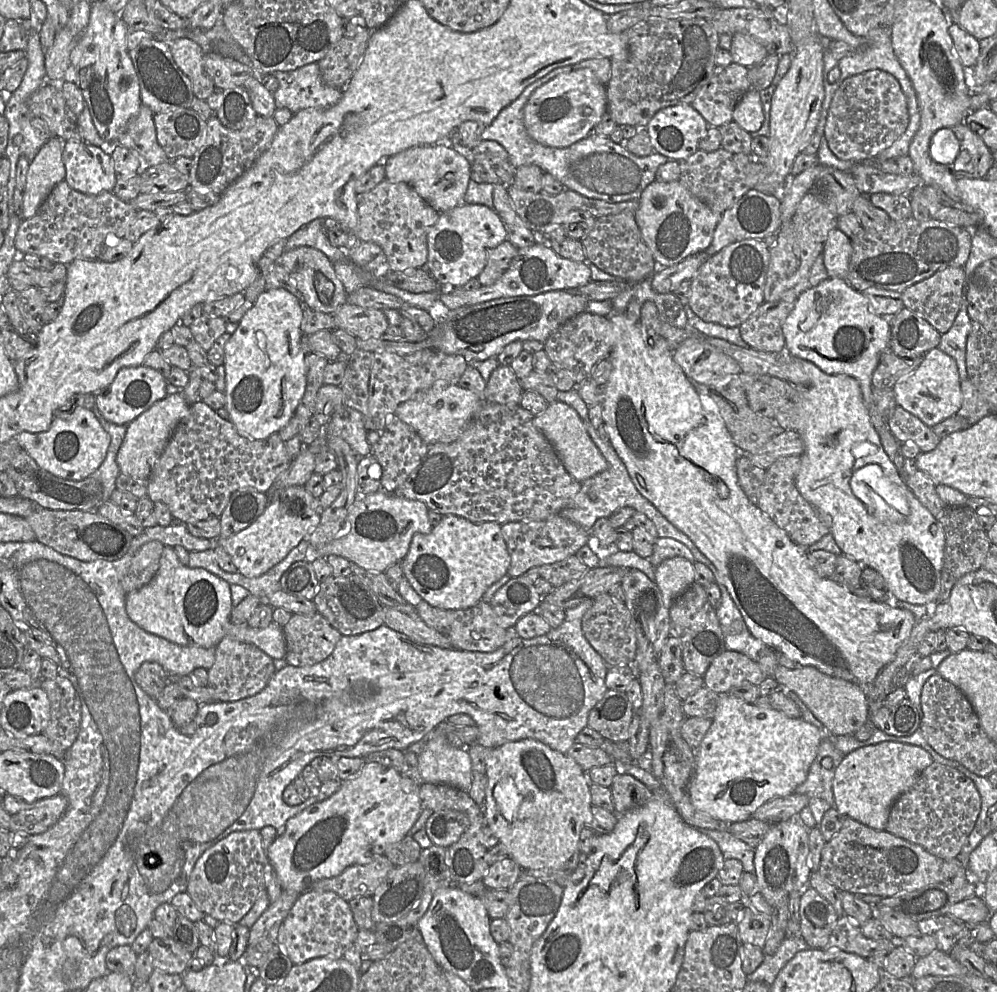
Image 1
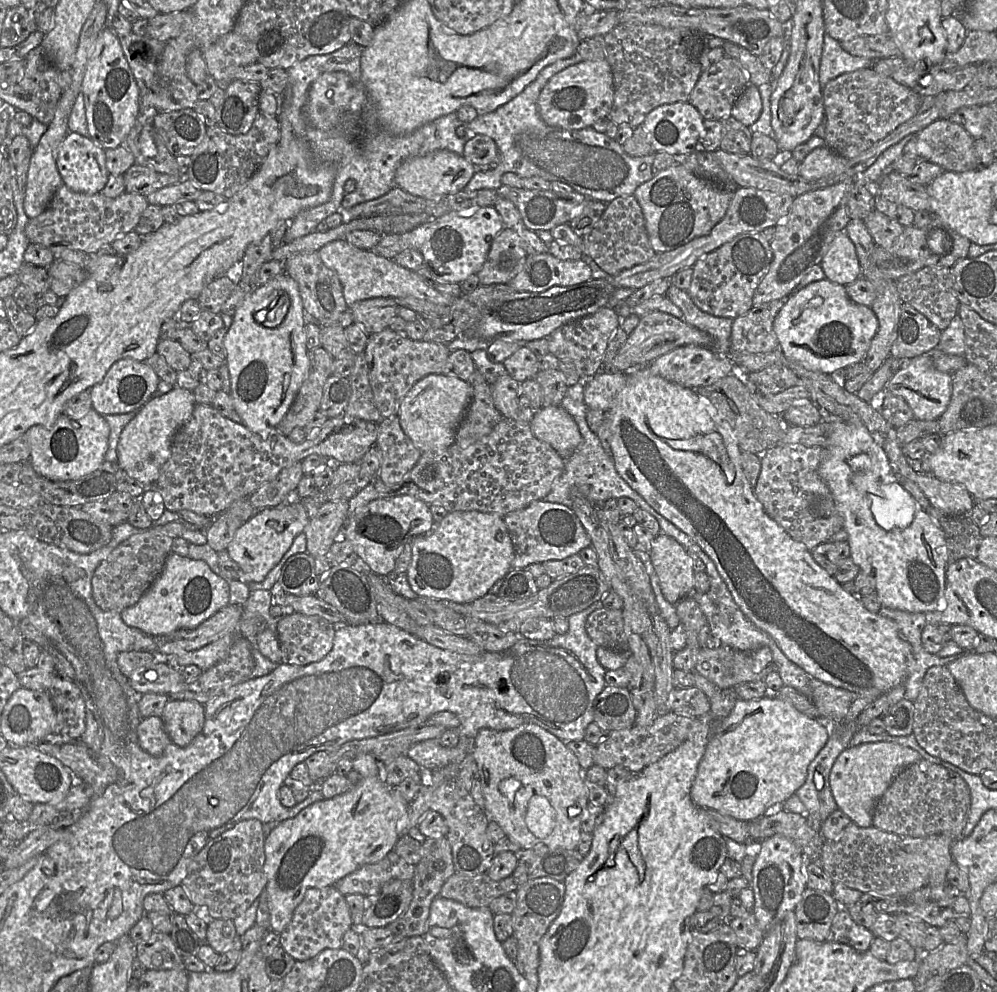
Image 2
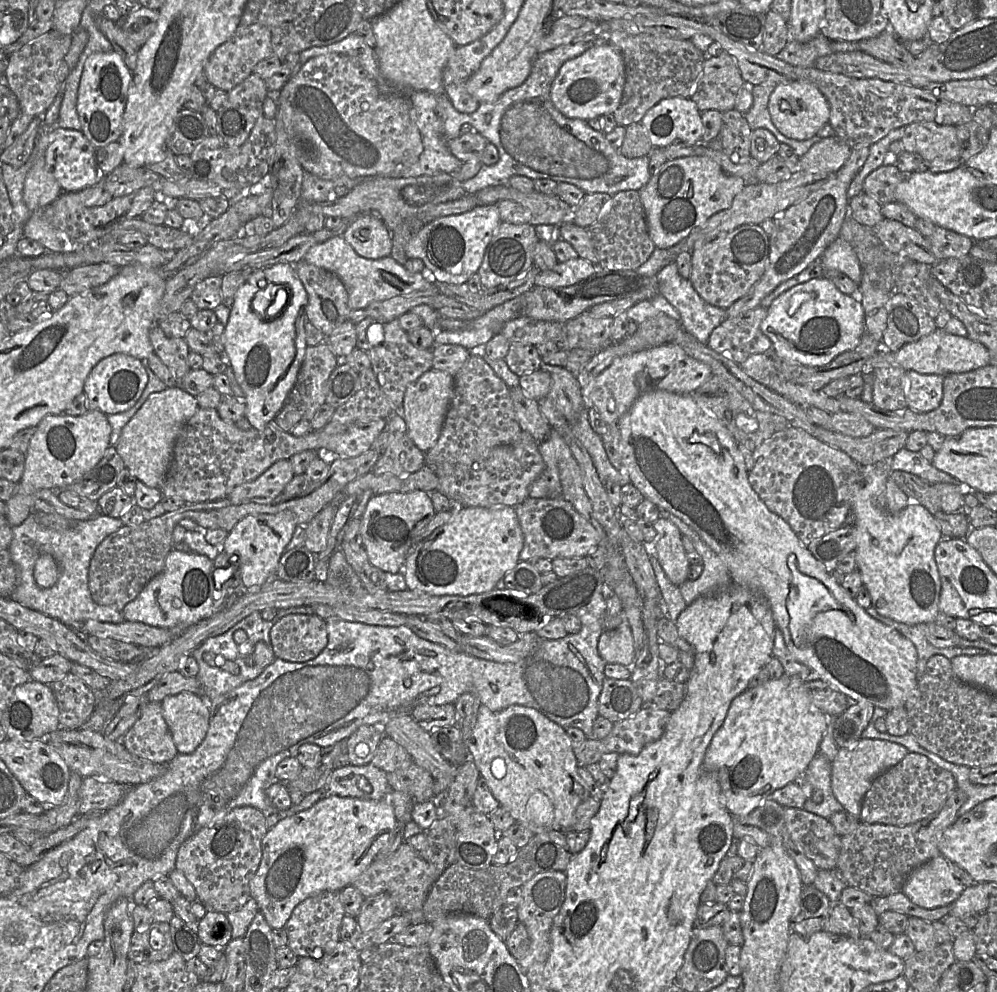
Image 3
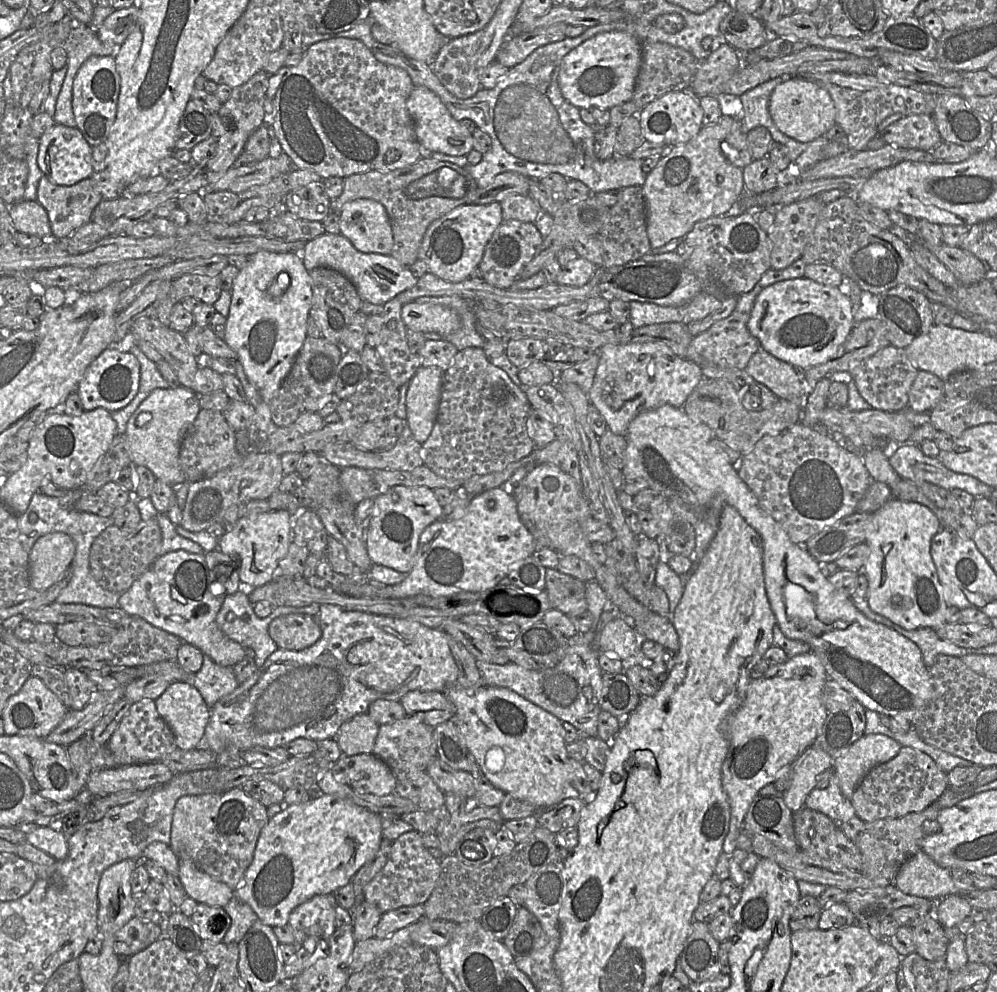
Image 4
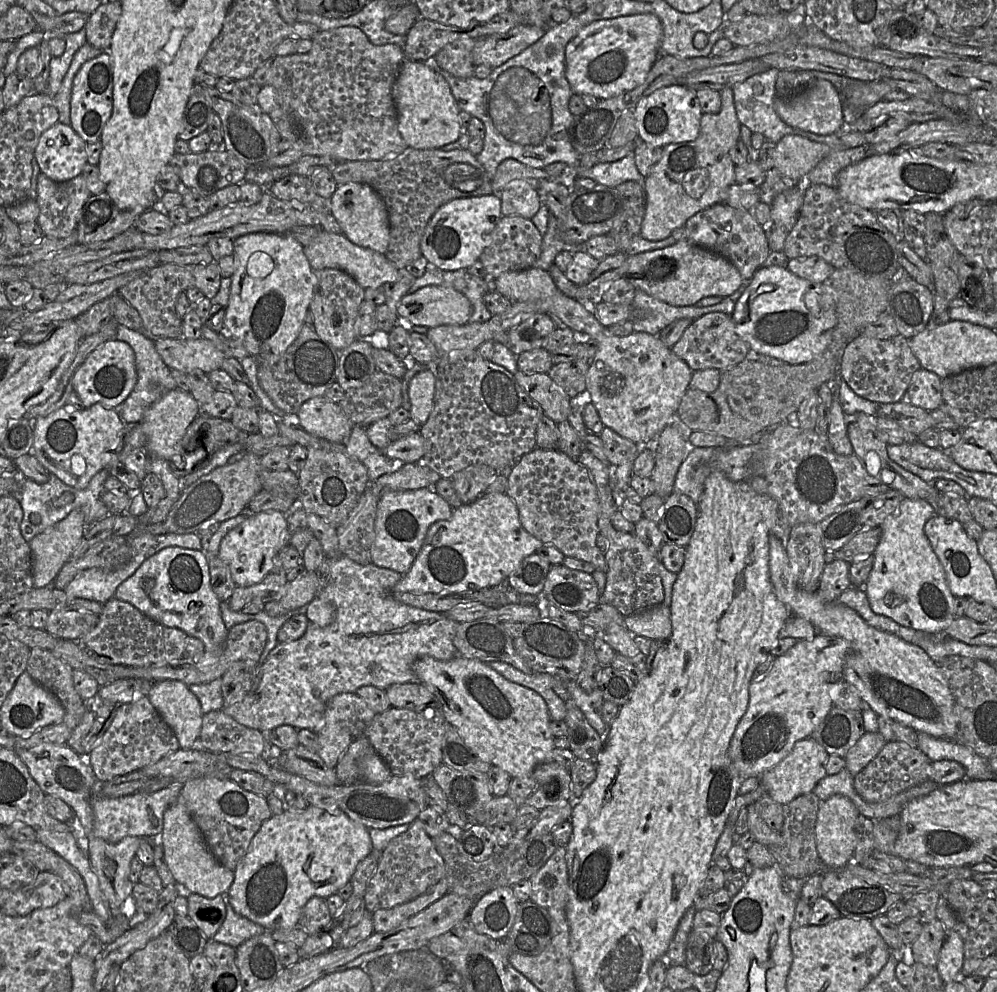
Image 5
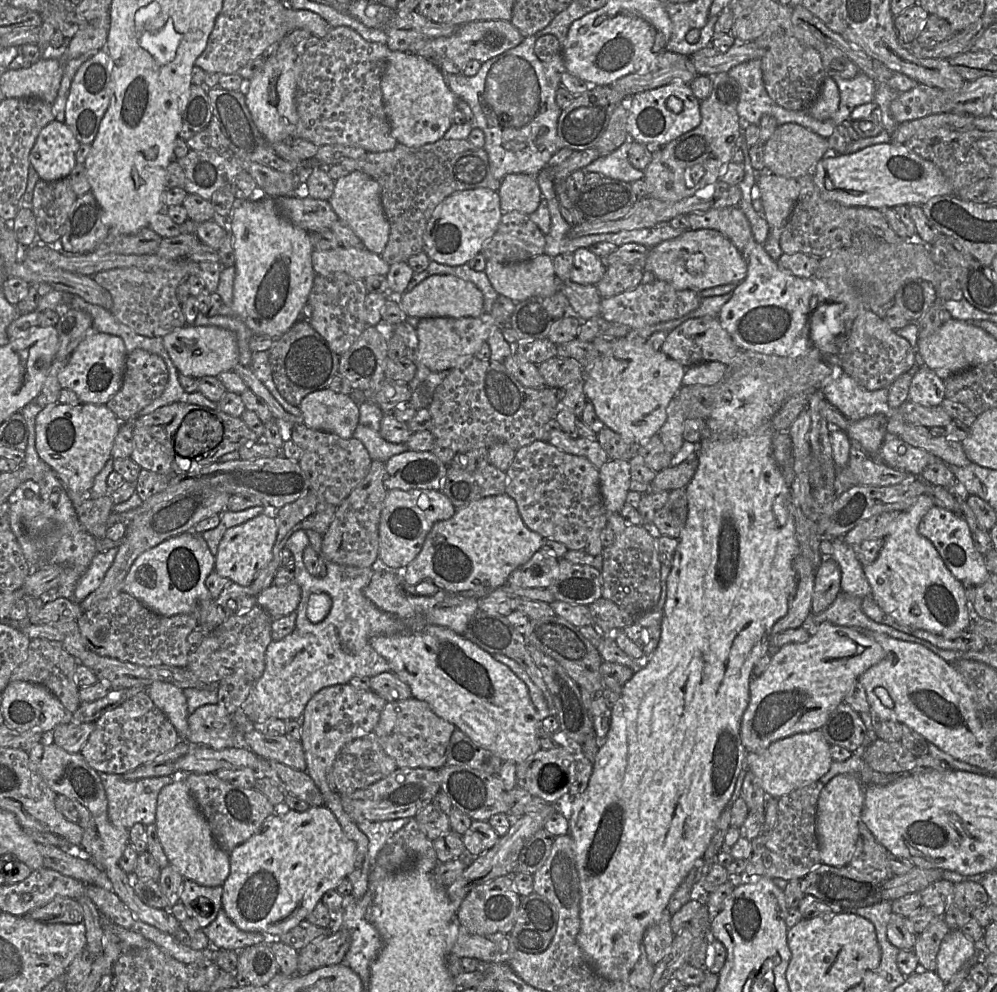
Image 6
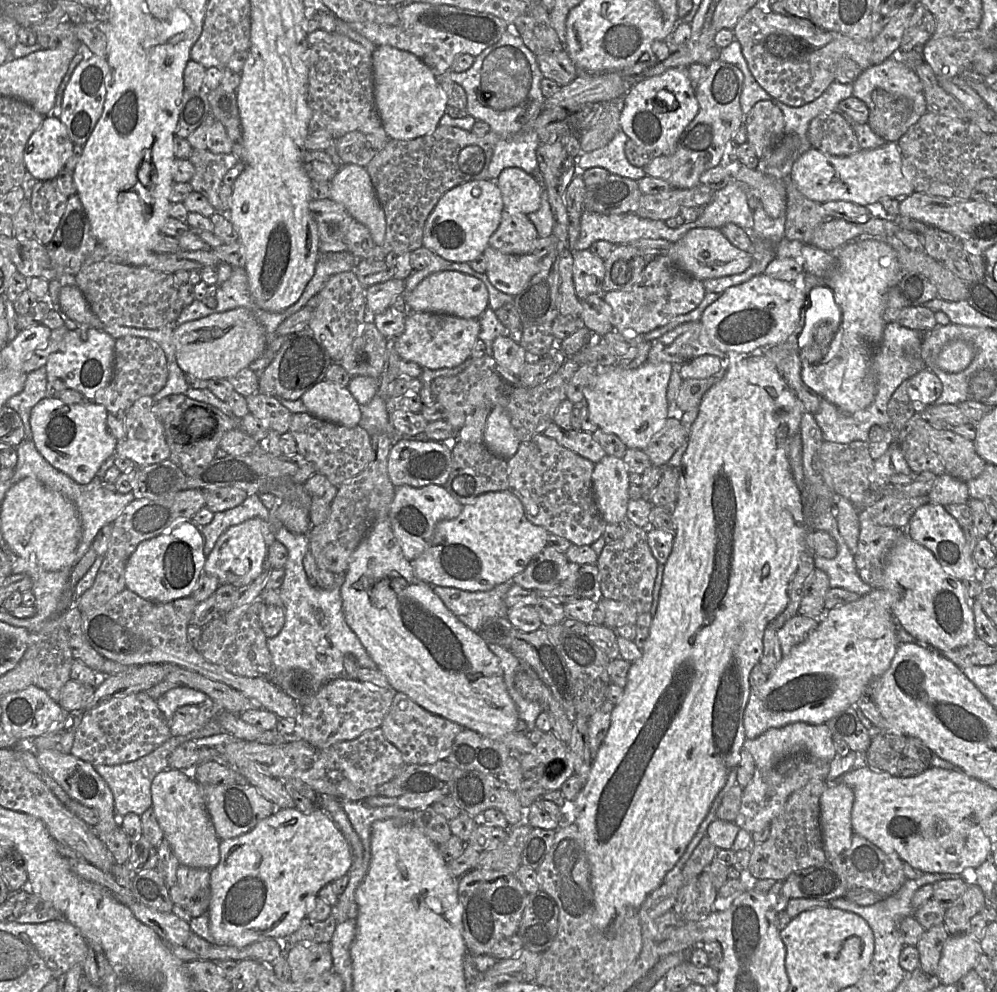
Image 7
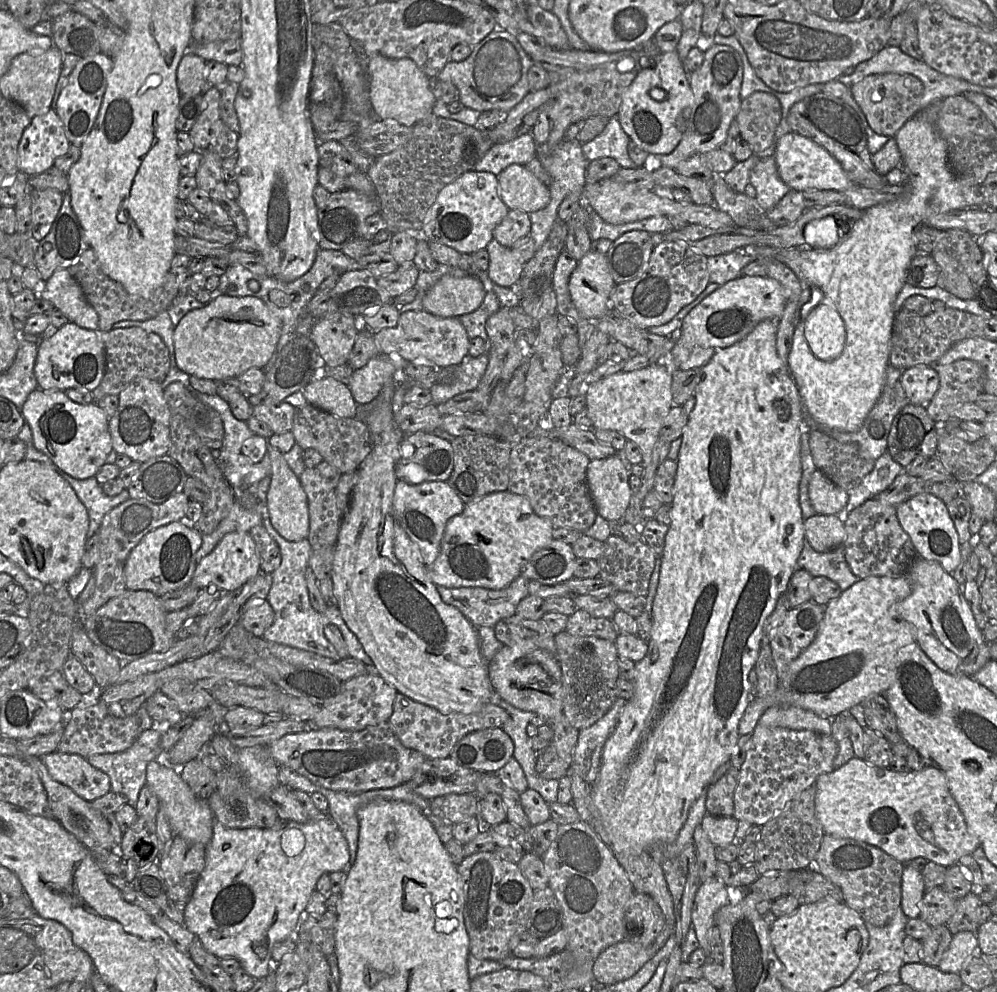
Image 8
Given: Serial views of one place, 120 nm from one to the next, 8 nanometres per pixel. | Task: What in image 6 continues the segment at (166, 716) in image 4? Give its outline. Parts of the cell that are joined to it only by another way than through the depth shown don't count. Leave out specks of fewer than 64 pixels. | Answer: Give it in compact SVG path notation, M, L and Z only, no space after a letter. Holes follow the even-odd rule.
M154 682L146 688L145 692L155 706L167 716L180 739L187 740L189 712L183 690L170 683Z

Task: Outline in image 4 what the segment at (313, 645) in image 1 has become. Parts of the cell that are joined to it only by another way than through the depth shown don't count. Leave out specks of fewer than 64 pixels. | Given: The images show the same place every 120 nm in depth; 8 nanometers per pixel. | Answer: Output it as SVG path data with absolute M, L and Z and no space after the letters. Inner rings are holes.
M307 614L278 617L270 623L268 632L278 648L294 651L312 646L322 634L318 618Z

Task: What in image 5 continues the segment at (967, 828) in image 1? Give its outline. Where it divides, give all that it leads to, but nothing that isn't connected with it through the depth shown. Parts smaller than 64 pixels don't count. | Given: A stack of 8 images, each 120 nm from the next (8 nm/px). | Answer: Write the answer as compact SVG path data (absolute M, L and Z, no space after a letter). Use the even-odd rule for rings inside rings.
M888 741L865 768L854 777L854 789L869 803L879 803L929 780L932 760L919 748L911 748L899 741Z

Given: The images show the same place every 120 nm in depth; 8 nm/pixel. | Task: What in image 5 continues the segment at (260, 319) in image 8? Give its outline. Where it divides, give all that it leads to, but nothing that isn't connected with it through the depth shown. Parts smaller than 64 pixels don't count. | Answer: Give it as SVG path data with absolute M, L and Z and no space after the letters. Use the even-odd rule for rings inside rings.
M165 338L158 339L155 347L163 362L170 368L188 374L194 369L204 373L221 369L226 358L210 340Z

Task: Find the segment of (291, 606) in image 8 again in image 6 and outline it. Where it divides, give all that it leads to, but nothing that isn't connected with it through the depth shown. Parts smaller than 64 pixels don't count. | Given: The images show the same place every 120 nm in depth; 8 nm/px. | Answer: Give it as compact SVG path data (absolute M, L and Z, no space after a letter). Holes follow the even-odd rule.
M305 530L293 532L285 544L294 557L293 582L298 584L301 591L295 610L296 625L292 633L281 640L271 641L267 646L264 672L254 683L244 704L239 707L253 723L264 722L269 718L300 721L306 704L322 688L347 684L355 676L371 678L390 671L387 661L370 645L372 637L421 630L430 625L448 628L459 635L464 634L460 624L452 624L438 617L425 618L422 612L418 615L418 610L415 610L415 616L408 624L380 610L364 595L374 569L331 562L325 559L321 545L320 564L326 564L327 575L323 578L312 576L303 562L303 551L309 544ZM315 593L326 593L332 600L329 614L319 623L312 623L307 615L309 596Z

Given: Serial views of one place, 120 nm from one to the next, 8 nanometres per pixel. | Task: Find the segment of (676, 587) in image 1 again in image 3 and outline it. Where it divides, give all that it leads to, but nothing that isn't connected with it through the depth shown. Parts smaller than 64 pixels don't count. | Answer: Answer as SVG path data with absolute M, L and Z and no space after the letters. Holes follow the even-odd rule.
M659 517L654 523L657 559L666 576L676 586L688 580L691 563L682 544L682 534L670 520Z

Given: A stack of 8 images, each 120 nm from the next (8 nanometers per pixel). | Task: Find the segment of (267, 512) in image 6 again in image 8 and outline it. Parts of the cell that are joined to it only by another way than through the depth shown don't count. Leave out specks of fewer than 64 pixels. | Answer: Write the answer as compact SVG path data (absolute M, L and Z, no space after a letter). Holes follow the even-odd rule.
M230 532L221 539L209 555L197 564L189 585L199 590L215 586L221 591L238 592L245 584L261 573L260 563L256 545L249 532Z

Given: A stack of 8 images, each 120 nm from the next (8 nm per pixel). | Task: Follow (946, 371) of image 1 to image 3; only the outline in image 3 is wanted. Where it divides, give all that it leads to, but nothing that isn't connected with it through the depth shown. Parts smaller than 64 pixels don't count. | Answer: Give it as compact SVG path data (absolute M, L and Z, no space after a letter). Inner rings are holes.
M907 371L905 375L907 407L918 413L937 409L943 397L943 379L942 375Z

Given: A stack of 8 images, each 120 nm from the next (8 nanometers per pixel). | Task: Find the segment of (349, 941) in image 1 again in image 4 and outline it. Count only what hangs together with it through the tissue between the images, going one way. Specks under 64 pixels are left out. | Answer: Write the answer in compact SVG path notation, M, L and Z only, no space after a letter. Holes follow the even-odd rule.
M321 894L300 904L291 912L288 924L293 930L296 951L308 939L322 940L335 932L337 906L335 894Z

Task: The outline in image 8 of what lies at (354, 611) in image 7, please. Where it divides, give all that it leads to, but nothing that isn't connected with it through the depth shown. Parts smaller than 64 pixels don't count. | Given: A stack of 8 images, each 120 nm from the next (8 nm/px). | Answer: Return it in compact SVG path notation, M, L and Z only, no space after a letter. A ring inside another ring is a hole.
M396 425L393 430L382 434L382 442L374 444L371 452L360 464L357 472L358 480L352 490L350 504L343 515L337 541L335 543L334 560L332 566L333 591L338 601L338 608L347 627L355 634L363 646L366 654L371 658L375 671L398 693L404 694L412 700L431 706L444 714L470 714L478 711L493 698L494 690L488 675L488 662L485 661L479 646L477 628L455 607L444 603L437 592L437 586L431 581L427 566L423 563L416 544L409 538L394 516L394 491L397 478L395 467L400 459L400 444L405 434Z

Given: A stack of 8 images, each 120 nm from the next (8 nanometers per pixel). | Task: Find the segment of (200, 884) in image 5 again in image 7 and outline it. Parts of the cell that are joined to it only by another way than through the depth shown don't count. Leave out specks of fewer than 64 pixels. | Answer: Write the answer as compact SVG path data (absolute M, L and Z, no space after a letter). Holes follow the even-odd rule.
M170 770L158 773L151 784L152 808L181 865L212 870L220 861L218 838L207 811L199 784L183 771Z

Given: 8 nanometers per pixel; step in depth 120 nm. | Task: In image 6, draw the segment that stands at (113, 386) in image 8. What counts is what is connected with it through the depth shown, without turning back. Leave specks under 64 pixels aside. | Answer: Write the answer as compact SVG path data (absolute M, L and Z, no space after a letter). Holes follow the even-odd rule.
M143 349L127 355L123 380L118 392L106 403L120 421L134 421L139 412L158 398L168 383L168 369L164 360Z

